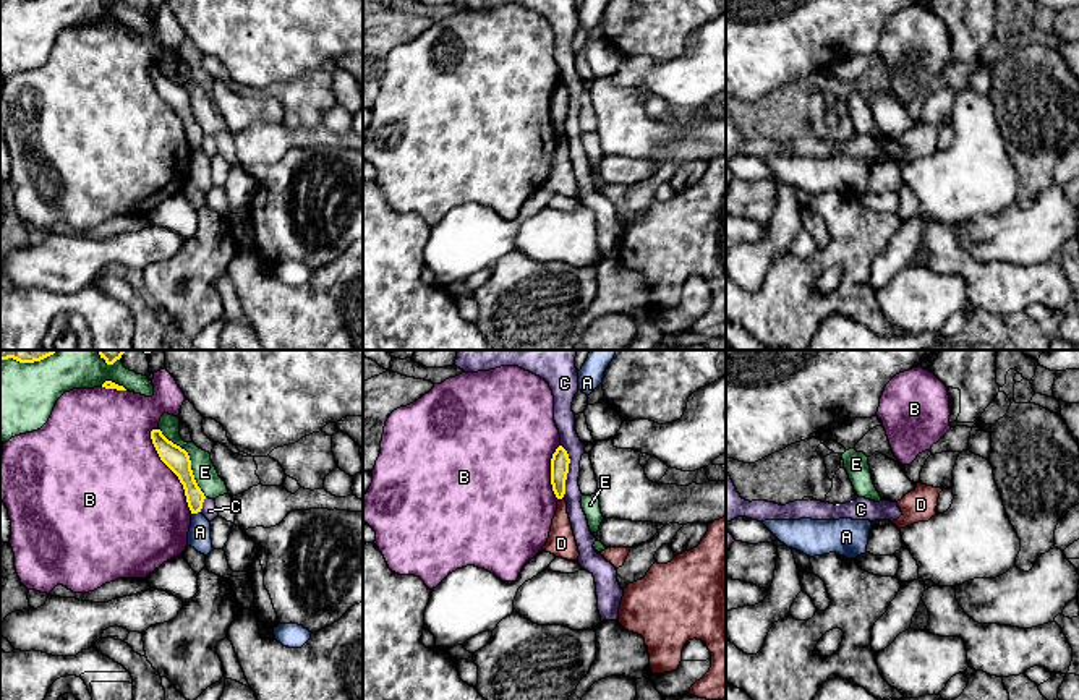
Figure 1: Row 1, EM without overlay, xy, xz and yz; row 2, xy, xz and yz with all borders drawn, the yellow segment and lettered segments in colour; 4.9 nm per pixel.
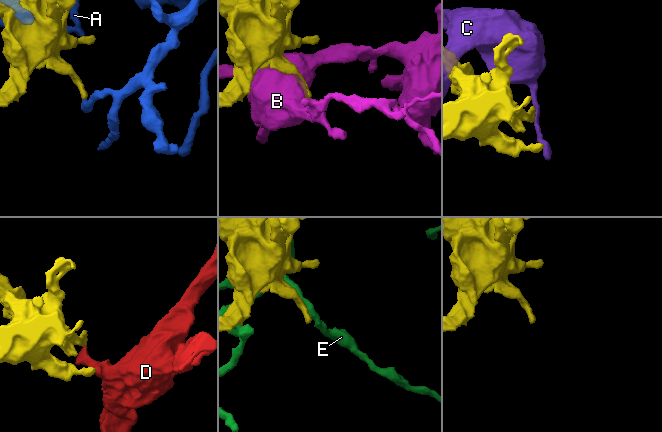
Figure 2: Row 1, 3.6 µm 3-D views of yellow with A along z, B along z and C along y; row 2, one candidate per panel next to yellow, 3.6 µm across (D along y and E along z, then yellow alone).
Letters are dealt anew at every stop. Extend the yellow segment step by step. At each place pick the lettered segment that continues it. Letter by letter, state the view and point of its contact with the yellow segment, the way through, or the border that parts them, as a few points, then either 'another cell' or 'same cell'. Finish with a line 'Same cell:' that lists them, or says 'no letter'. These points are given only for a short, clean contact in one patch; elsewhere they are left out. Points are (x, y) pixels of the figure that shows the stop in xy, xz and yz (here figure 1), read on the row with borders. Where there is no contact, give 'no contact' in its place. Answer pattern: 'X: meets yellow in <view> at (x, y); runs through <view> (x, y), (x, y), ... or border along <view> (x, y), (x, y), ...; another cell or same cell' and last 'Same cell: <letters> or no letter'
A: meets yellow in xy at (195, 512); border along xy (200, 511), (191, 514); another cell
B: meets yellow in xy at (170, 469); another cell
C: meets yellow in xz at (567, 470); another cell
D: meets yellow in xz at (561, 498); border along xz (562, 496), (559, 499); another cell
E: meets yellow in xy at (190, 460); another cell
Same cell: no letter

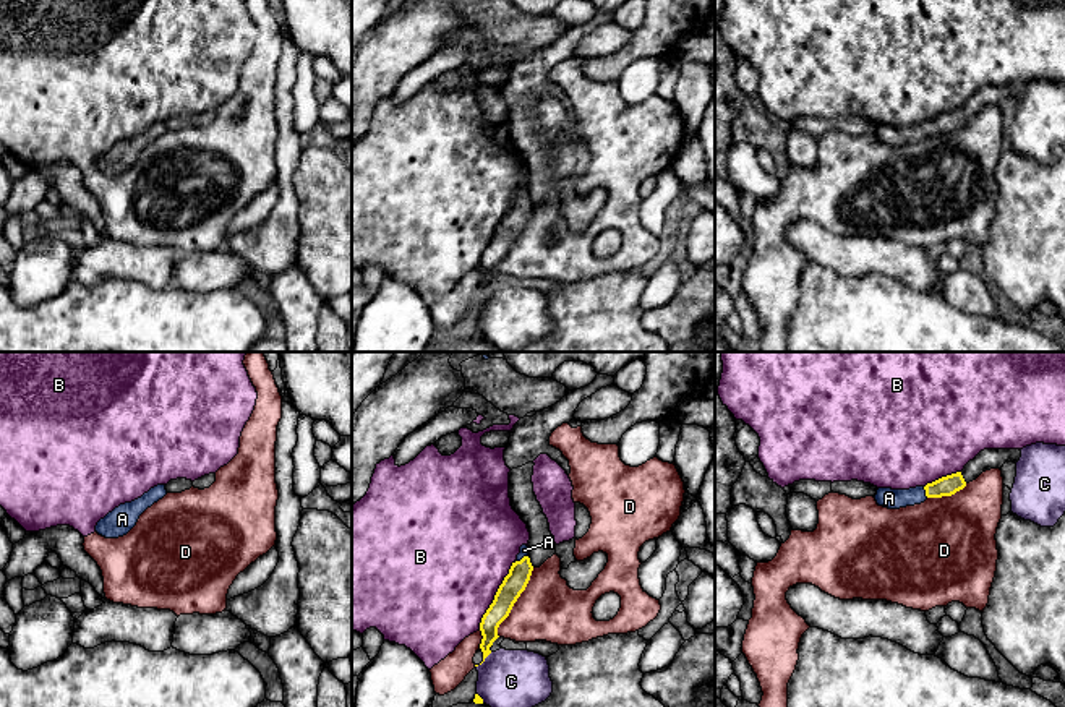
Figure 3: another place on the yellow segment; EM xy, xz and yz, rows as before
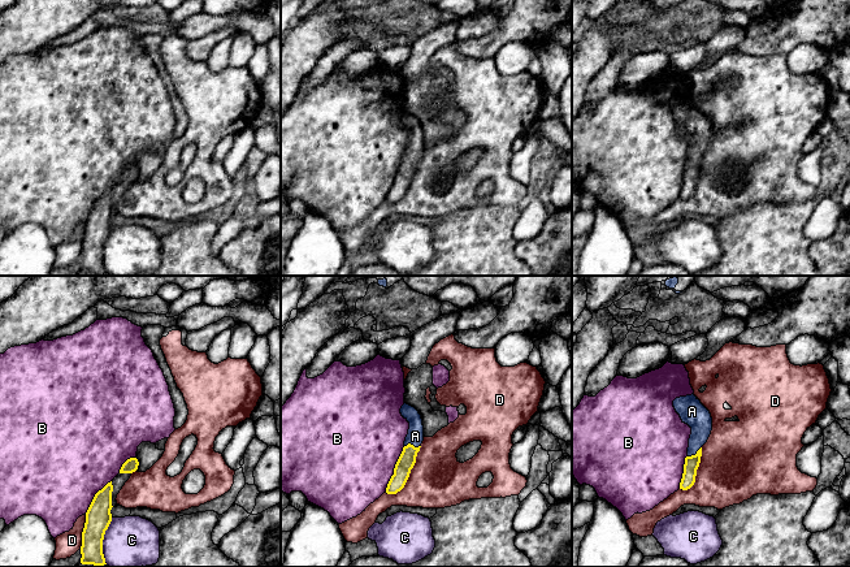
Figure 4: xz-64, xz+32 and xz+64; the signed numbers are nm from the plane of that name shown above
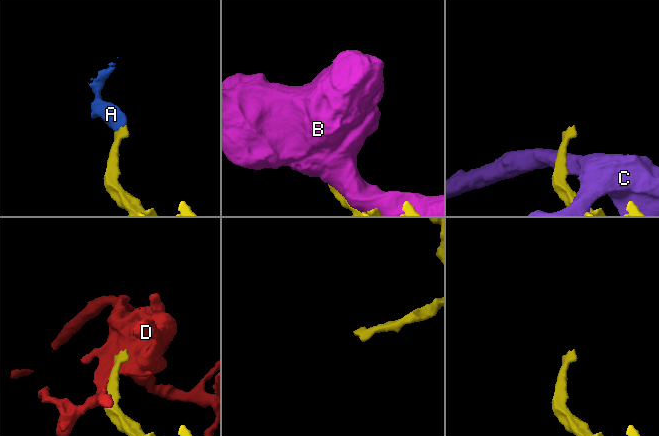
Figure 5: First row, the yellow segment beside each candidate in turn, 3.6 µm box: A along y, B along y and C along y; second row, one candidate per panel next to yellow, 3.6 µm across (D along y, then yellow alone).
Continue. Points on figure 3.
A: meets yellow in yz at (926, 492); runs through yz (949, 485), (926, 492), (903, 498), (889, 498); same cell
B: meets yellow in xz at (495, 595); another cell
C: meets yellow in xz at (483, 660); another cell
D: meets yellow in xz at (516, 600); another cell
Same cell: A

